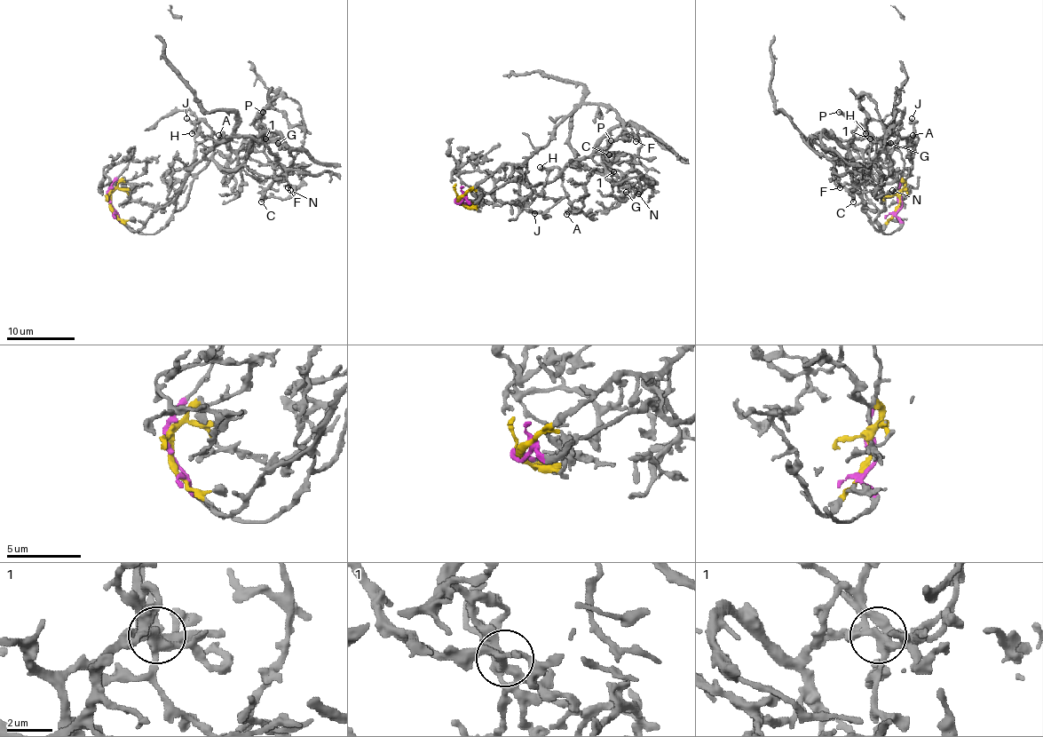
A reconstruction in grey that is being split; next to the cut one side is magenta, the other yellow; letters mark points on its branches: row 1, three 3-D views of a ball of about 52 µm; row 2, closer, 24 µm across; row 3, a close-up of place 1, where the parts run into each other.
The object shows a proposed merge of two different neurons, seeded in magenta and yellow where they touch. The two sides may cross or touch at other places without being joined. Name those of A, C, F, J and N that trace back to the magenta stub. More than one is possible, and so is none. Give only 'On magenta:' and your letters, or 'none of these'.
On magenta: J

